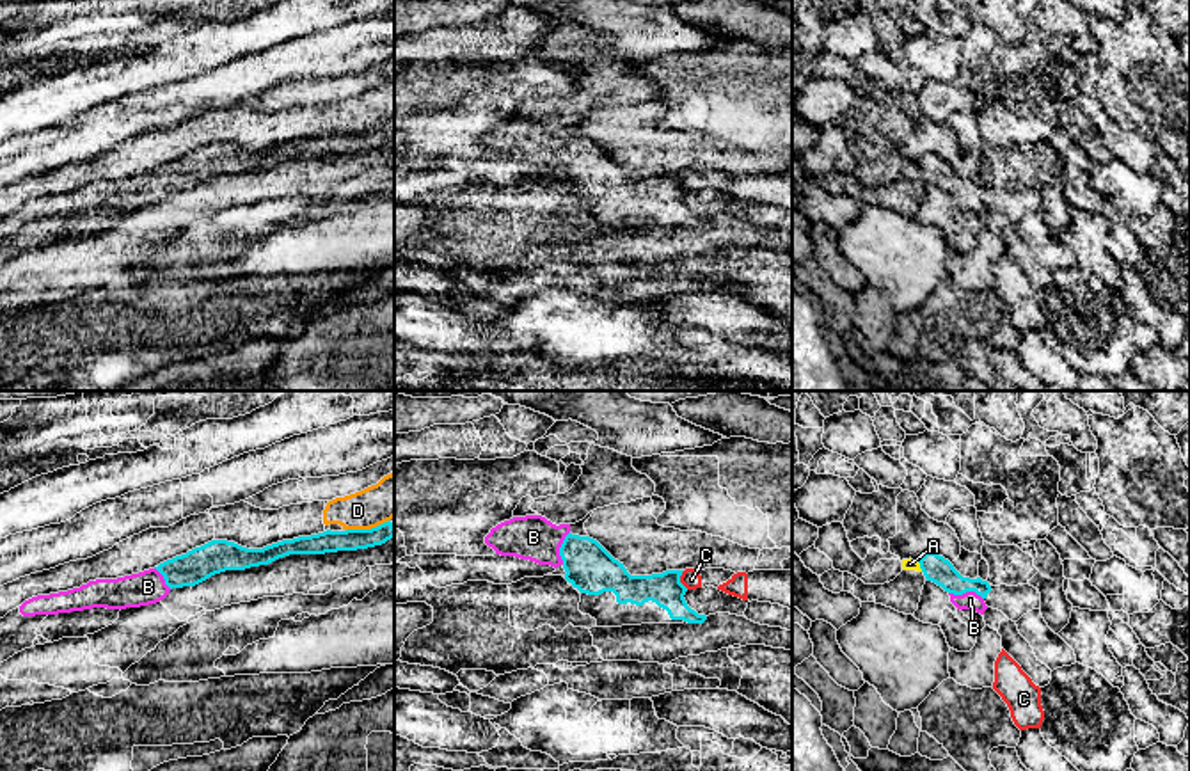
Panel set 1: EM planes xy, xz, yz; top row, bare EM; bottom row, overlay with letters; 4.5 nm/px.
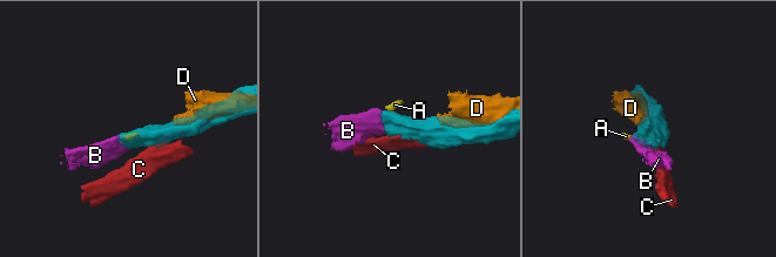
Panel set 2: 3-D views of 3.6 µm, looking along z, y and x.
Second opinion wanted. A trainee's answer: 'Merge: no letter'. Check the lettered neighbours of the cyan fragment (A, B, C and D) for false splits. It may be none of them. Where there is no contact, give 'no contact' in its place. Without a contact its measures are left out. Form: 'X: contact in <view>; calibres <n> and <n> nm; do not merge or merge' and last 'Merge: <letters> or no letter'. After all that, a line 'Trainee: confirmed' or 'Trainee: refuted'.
A: contact in yz; calibres 120 and 50 nm; do not merge
B: contact in yz; calibres 120 and 80 nm; merge
C: contact in xz; calibres 150 and 90 nm; do not merge
D: contact in xy; calibres 100 and 190 nm; do not merge
Merge: B
Trainee: refuted

